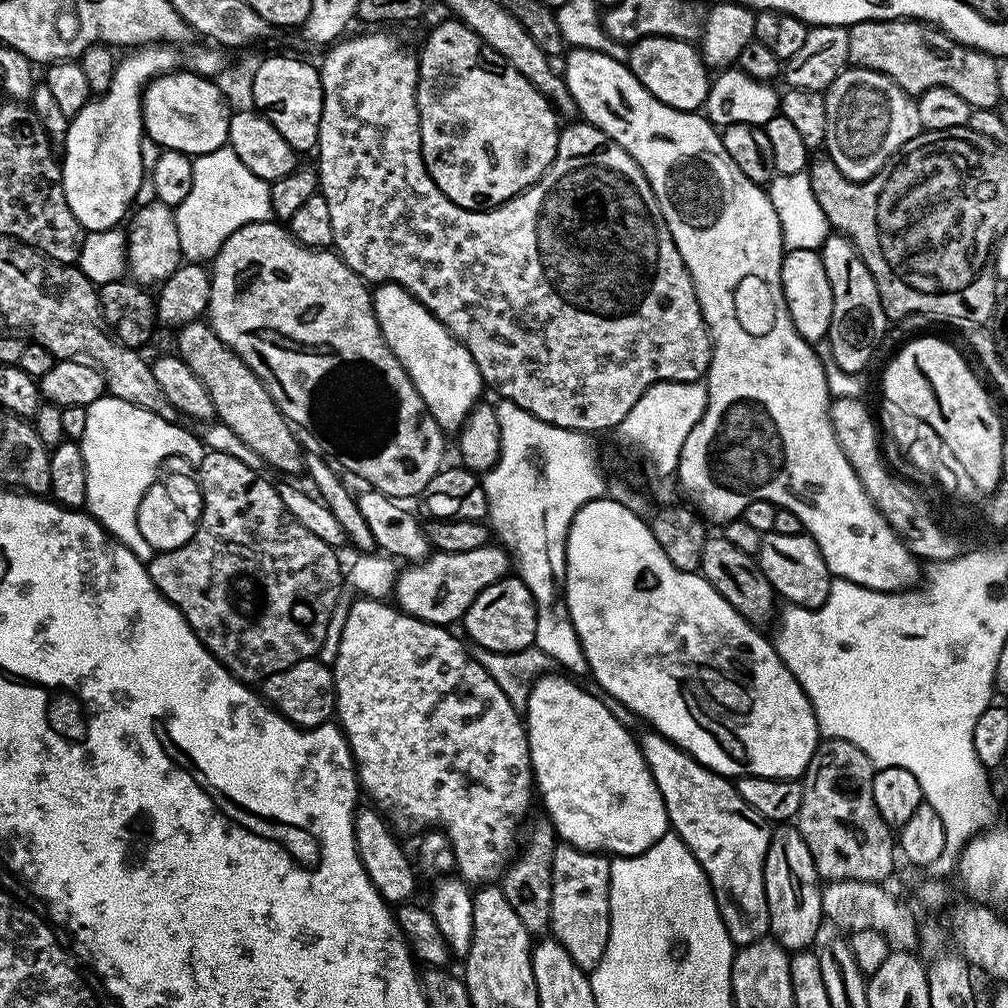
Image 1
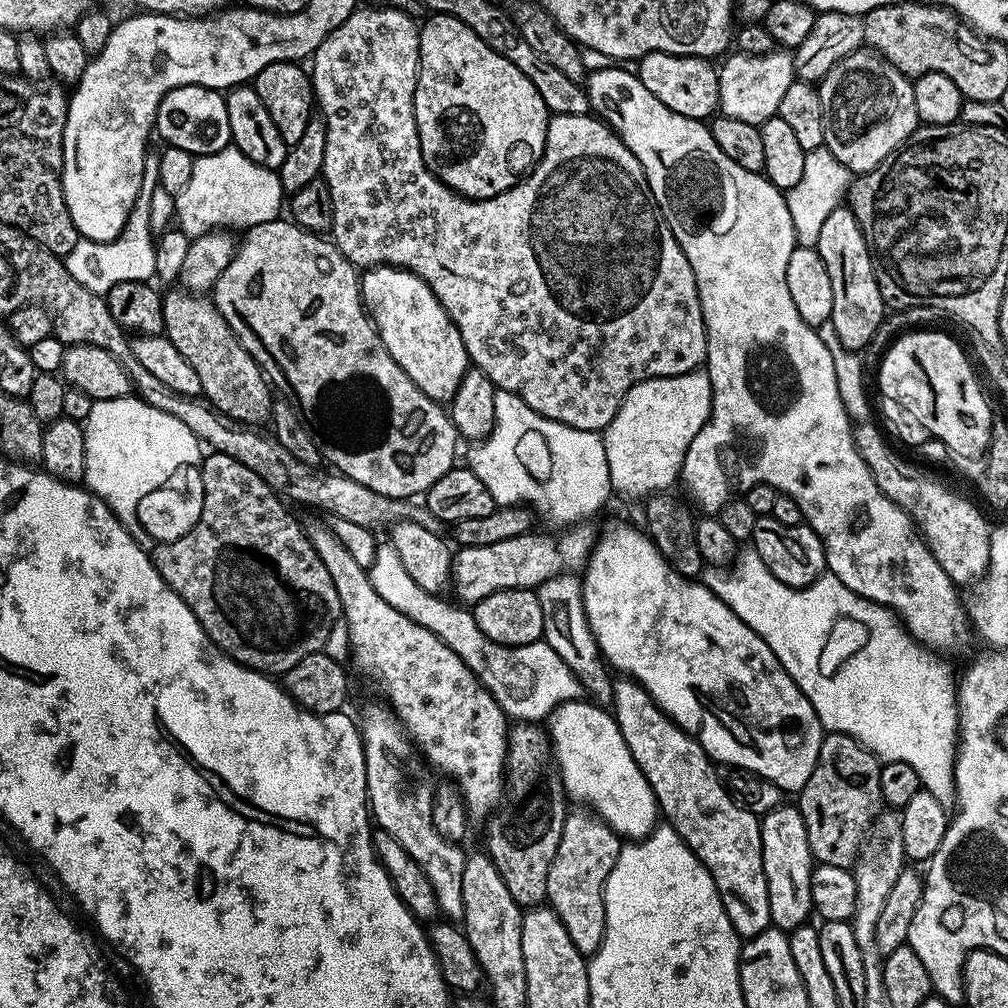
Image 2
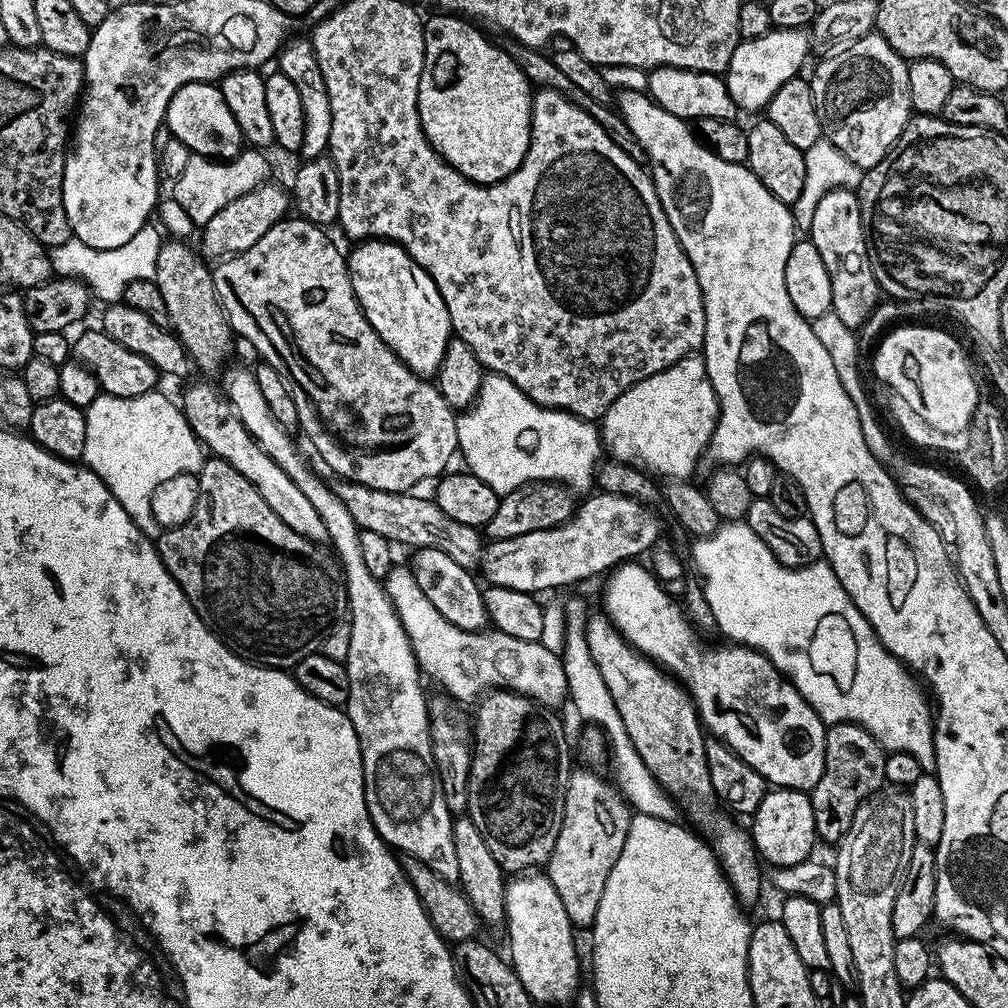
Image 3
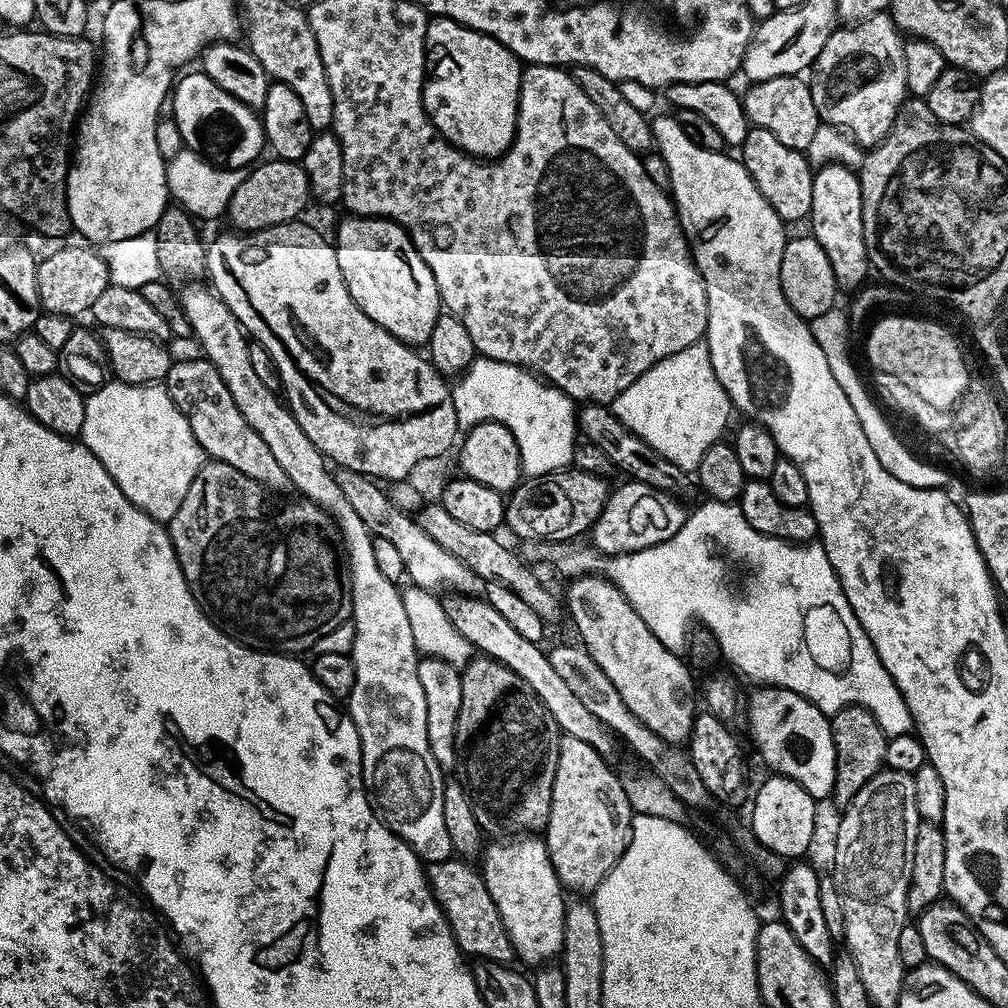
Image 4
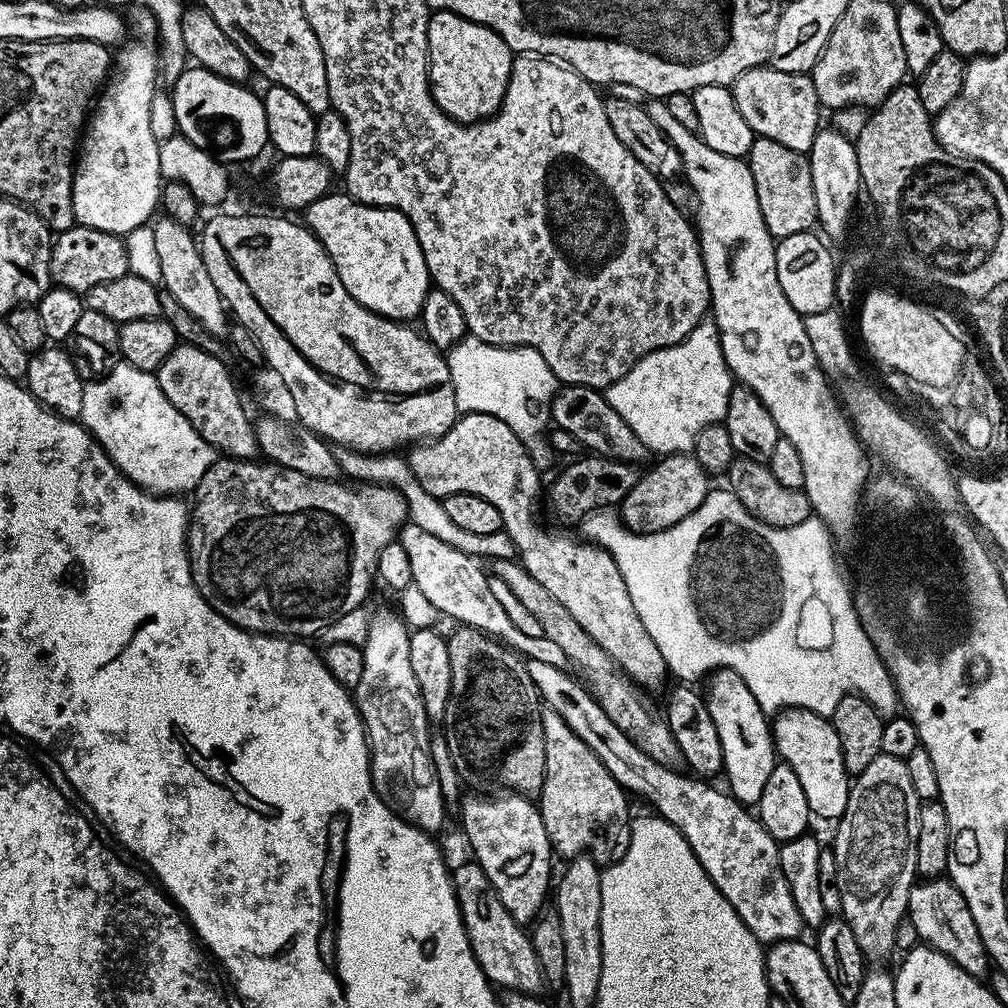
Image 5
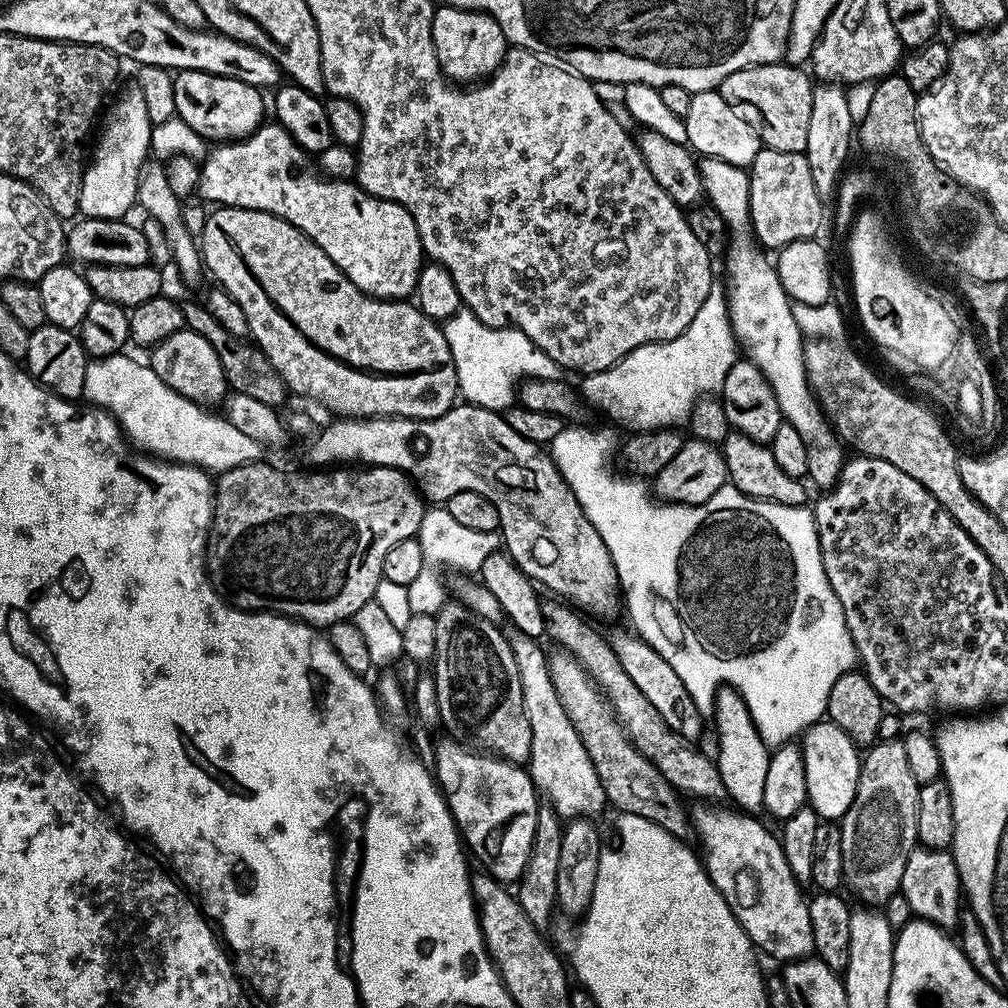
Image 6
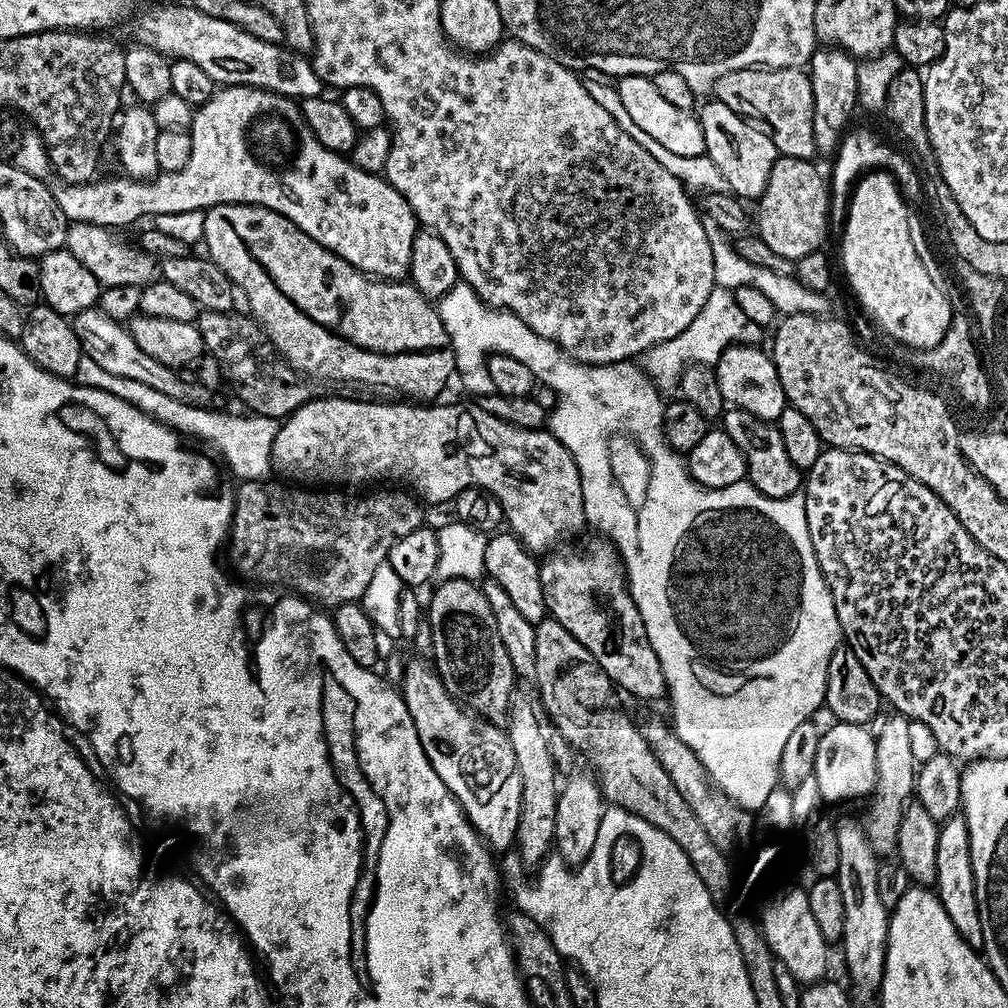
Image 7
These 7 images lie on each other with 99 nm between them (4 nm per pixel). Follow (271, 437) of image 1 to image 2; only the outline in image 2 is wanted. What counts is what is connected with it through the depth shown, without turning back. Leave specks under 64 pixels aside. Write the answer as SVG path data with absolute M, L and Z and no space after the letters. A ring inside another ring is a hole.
M183 287L165 291L163 335L174 342L178 354L190 362L202 382L202 396L221 416L245 426L260 426L272 415L273 389L250 352L230 330L216 308L215 299Z

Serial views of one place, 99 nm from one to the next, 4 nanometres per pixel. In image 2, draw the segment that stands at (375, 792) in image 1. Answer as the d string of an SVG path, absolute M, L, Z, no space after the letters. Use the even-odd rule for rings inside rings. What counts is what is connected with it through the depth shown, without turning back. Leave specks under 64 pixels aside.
M327 523L307 525L308 541L314 546L318 558L322 558L322 566L334 578L334 586L338 590L340 610L343 623L348 623L348 640L352 643L352 660L360 672L365 672L372 680L380 680L380 688L384 691L383 699L387 707L396 713L397 720L404 725L404 731L412 737L413 744L422 753L425 761L437 773L445 772L445 777L458 781L463 795L469 805L492 804L501 799L504 786L504 759L508 757L509 717L504 715L502 706L478 682L476 675L426 626L418 626L406 614L394 610L390 602L386 602L374 590L367 571L354 562L350 554L346 554L346 546L338 542L338 538Z

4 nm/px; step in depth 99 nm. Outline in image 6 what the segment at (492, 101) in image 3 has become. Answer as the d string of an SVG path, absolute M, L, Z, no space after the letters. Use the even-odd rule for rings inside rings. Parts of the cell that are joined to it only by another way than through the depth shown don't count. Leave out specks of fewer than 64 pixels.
M437 7L432 13L432 45L438 54L438 62L444 75L453 82L483 82L500 69L504 56L510 47L508 40L502 34L502 26L494 22L492 16L485 12L471 12L465 8Z

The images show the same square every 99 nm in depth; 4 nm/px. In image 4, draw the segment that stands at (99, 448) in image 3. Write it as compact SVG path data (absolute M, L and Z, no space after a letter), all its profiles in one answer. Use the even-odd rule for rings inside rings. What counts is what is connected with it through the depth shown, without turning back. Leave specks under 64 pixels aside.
M105 382L102 387L85 399L86 422L82 426L80 436L82 443L92 451L94 458L106 466L110 478L118 482L118 490L130 498L138 510L150 514L158 523L167 525L169 520L178 514L178 506L182 506L182 498L186 498L186 490L190 490L190 482L198 474L198 470L206 462L206 453L190 430L190 422L174 406L167 387L158 384L122 384Z

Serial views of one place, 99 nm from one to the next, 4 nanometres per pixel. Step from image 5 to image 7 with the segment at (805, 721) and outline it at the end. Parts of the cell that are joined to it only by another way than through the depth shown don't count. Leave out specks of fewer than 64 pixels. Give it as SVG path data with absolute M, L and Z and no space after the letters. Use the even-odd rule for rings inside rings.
M832 722L820 733L814 762L818 790L825 801L871 797L876 786L876 738L865 725Z

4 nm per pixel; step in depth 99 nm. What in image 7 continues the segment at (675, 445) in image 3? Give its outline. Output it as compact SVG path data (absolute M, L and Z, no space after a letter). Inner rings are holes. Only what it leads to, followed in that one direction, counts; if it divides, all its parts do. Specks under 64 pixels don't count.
M717 287L710 290L710 298L698 310L698 318L678 334L678 338L670 338L658 346L654 346L646 354L646 371L652 377L657 388L675 389L680 383L680 376L690 364L707 364L715 366L720 355L733 344L759 345L760 328L744 313L742 305L736 301L737 293L731 288Z

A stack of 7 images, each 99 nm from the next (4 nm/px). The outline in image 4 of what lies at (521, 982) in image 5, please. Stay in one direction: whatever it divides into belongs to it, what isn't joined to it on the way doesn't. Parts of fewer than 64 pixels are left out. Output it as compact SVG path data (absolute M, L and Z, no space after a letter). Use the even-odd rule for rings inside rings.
M463 858L451 860L433 860L427 865L426 875L428 884L432 888L432 896L438 902L438 906L444 911L446 922L454 934L457 946L461 953L468 958L492 960L495 964L508 964L513 959L512 943L506 934L506 926L502 926L502 918L498 914L498 906L494 898L486 890L486 882L479 871L472 869L473 865Z

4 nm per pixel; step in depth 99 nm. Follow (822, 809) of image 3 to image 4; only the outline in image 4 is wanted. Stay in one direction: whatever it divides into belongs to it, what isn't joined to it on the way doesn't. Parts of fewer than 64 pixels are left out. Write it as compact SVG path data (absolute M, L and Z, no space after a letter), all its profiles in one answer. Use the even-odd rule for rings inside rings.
M857 704L831 713L830 723L836 755L836 777L831 798L838 805L846 806L854 794L858 794L858 790L862 790L862 786L866 786L866 782L885 767L886 746L890 737L882 730L882 726L878 726L874 714Z

